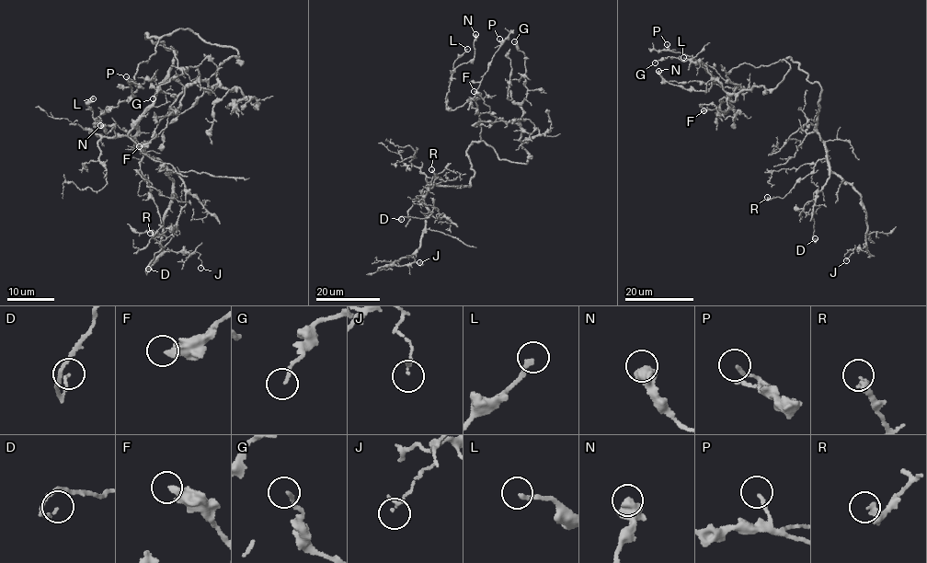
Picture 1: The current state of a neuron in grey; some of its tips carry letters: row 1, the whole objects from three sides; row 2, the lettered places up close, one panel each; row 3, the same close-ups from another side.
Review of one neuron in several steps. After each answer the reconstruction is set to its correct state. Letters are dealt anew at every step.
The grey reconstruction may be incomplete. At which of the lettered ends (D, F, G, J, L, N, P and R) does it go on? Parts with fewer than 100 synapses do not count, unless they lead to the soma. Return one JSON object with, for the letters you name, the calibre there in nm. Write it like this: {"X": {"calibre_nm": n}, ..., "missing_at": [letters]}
{"missing_at": []}

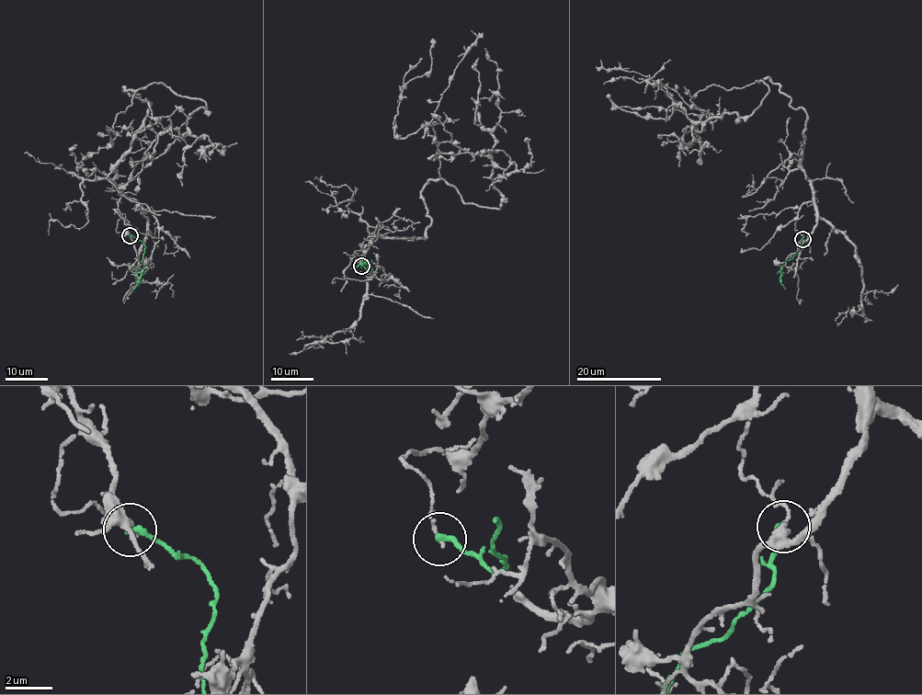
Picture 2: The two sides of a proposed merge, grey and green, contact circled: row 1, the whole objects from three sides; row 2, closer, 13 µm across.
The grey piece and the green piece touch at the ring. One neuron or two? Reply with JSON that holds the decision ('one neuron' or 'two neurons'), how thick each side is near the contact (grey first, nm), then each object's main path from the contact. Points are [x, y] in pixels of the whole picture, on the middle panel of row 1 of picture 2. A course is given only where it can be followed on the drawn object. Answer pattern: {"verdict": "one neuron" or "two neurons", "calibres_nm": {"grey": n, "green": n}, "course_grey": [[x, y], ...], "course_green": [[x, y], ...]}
{"verdict": "two neurons", "calibres_nm": {"grey": 140, "green": 300}, "course_grey": [[361, 267], [354, 251], [363, 258], [377, 235], [426, 235], [430, 180], [500, 207], [497, 65], [484, 48]], "course_green": [[361, 266], [372, 270], [371, 263], [350, 268]]}

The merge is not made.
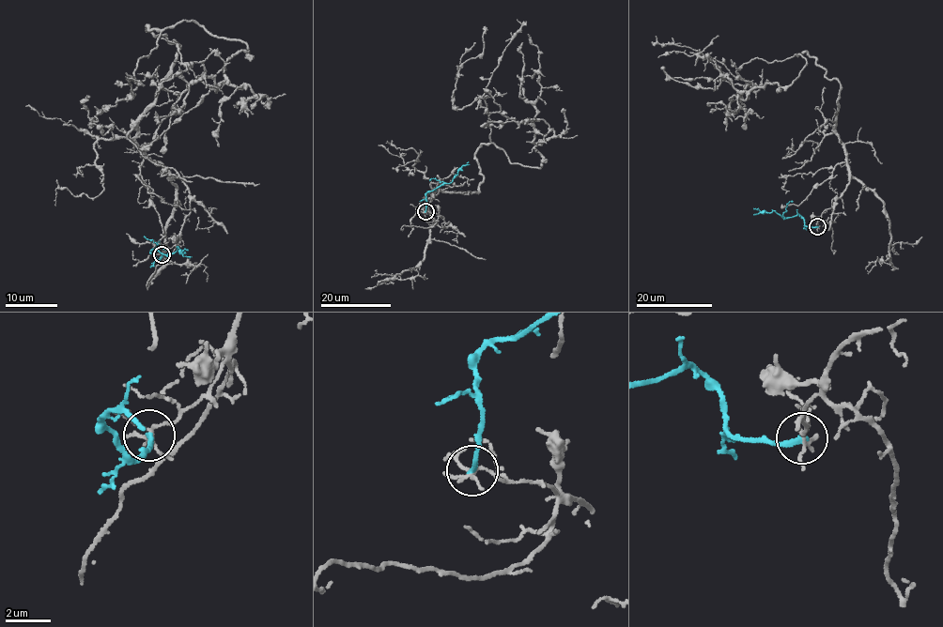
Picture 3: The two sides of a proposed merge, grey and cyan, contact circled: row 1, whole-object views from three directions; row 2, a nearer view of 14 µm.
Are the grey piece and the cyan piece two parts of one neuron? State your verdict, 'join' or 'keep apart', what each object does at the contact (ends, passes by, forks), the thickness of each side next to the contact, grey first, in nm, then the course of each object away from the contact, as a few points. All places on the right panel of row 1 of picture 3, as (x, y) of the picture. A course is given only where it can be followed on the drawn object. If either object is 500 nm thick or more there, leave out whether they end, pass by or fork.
keep apart; grey forks; cyan ends; calibres 130 and 240 nm; course grey (817, 225), (851, 175), (836, 80), (801, 53), (788, 85), (748, 92), (707, 57), (658, 57); course cyan (817, 226), (806, 225), (799, 215), (784, 219), (774, 210), (753, 215)

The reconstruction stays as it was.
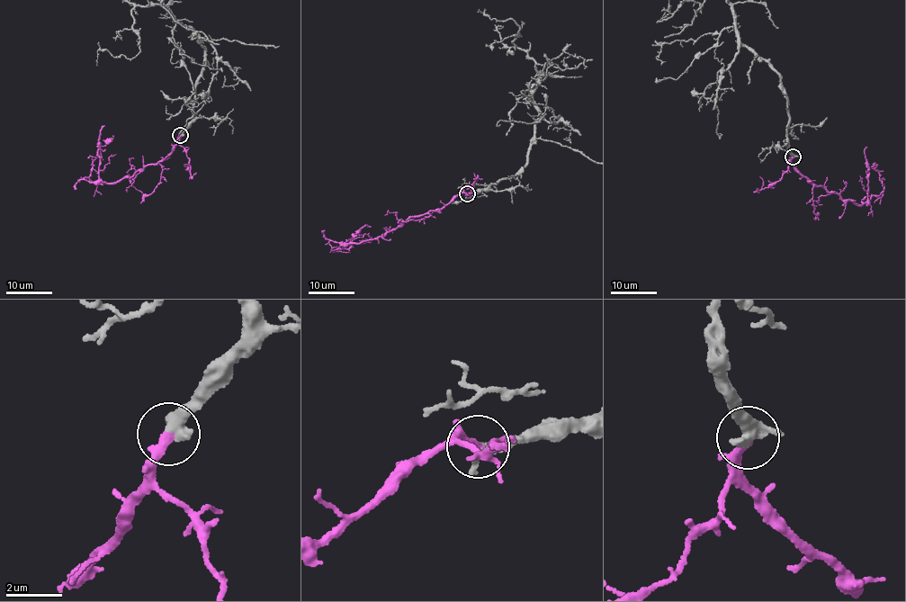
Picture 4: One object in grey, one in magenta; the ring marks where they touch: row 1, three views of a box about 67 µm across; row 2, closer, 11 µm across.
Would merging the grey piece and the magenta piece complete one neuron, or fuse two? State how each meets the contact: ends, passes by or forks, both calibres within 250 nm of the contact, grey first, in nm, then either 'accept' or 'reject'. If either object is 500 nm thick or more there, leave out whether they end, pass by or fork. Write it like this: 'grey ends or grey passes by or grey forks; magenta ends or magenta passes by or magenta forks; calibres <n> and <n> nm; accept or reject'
calibres 550 and 380 nm; accept

